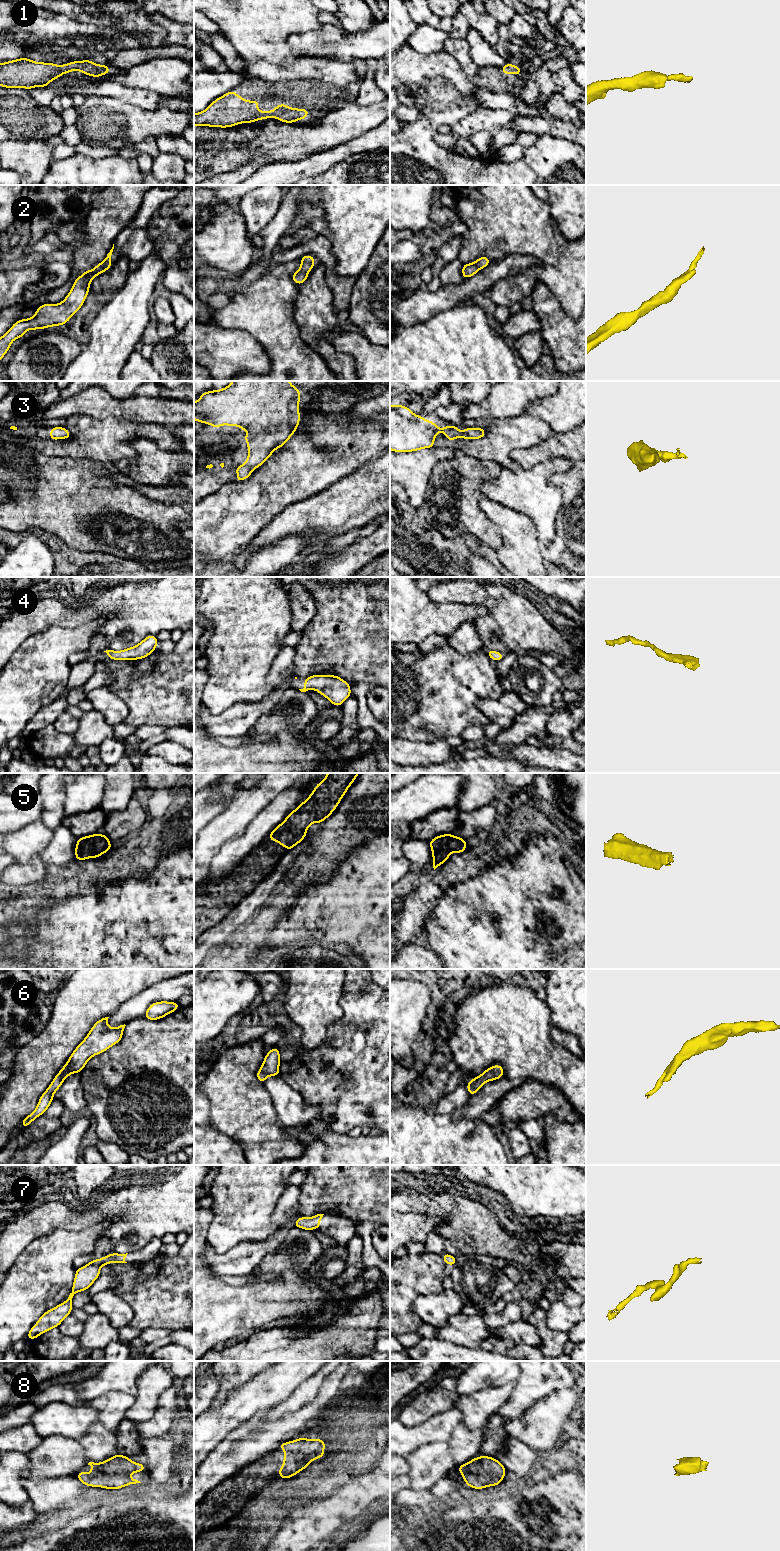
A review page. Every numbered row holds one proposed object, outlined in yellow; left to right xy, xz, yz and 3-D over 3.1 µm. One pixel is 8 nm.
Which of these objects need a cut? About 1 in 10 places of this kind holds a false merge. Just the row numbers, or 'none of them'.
none of them

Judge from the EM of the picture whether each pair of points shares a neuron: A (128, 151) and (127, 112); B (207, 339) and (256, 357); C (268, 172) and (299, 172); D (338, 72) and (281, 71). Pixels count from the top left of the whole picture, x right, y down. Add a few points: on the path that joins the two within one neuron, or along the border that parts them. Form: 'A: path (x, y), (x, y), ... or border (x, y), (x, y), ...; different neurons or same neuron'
A: border (151, 137), (128, 143); different neurons
B: path (219, 350), (222, 352), (244, 353); same neuron
C: path (276, 172), (291, 172); same neuron
D: path (324, 71), (295, 71); same neuron

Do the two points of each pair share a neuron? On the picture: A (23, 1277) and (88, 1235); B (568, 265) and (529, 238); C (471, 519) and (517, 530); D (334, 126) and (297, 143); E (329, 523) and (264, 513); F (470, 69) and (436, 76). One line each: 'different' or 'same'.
A: same
B: same
C: different
D: same
E: different
F: different

